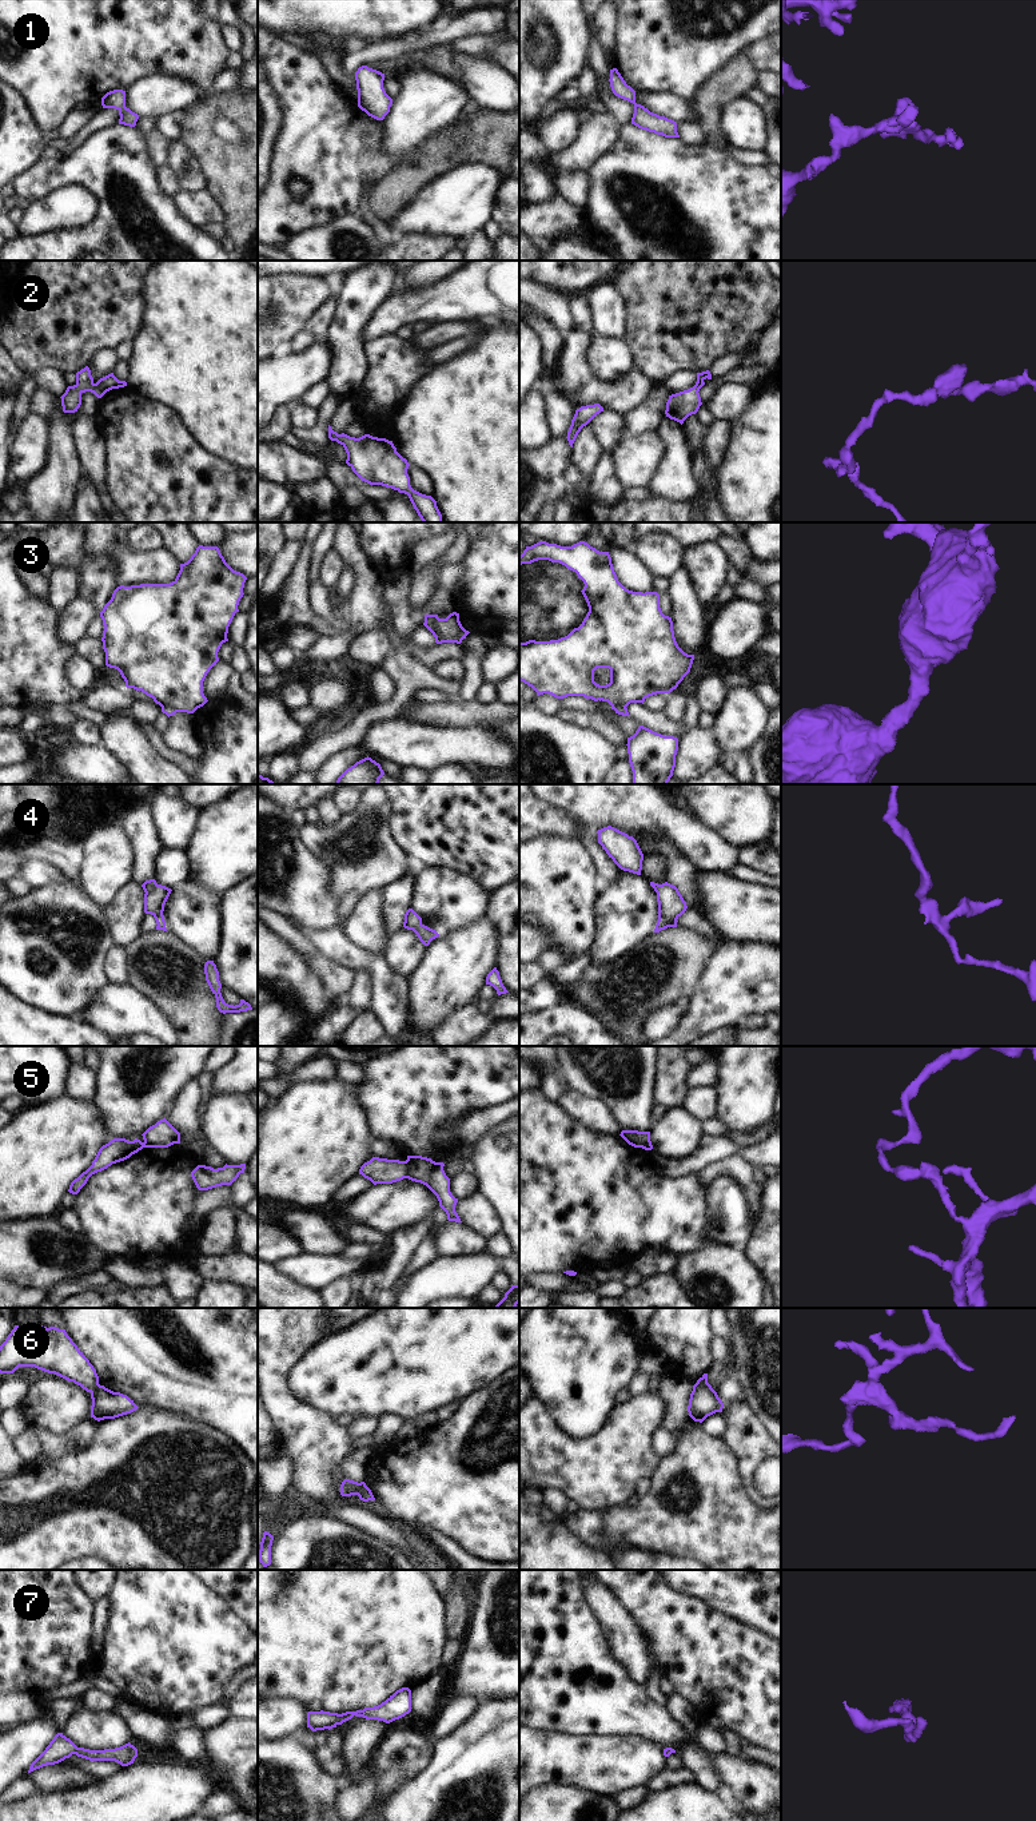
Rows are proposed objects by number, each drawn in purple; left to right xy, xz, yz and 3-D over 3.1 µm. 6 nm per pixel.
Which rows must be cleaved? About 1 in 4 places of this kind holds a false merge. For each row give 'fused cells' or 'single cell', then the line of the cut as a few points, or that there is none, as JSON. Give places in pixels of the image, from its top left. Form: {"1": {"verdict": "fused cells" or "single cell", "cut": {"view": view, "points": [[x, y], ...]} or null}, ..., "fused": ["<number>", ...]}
{"1": {"verdict": "single cell", "cut": null}, "2": {"verdict": "single cell", "cut": null}, "3": {"verdict": "fused cells", "cut": {"view": "xy", "points": [[162, 707], [170, 707], [176, 711]]}}, "4": {"verdict": "single cell", "cut": null}, "5": {"verdict": "fused cells", "cut": {"view": "xz", "points": [[406, 1160], [407, 1177]]}}, "6": {"verdict": "fused cells", "cut": {"view": "xz", "points": [[359, 1483], [355, 1494]]}}, "7": {"verdict": "single cell", "cut": null}, "fused": ["3", "5", "6"]}

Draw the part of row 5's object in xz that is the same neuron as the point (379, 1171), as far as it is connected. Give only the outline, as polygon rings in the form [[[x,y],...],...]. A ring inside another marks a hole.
[[[372,1157],[364,1162],[359,1174],[376,1184],[393,1184],[407,1178],[407,1161]]]

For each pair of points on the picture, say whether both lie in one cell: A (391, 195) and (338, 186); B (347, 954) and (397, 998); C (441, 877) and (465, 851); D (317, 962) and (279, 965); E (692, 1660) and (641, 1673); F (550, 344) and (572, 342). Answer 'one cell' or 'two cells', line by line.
A: two cells
B: one cell
C: two cells
D: two cells
E: two cells
F: two cells

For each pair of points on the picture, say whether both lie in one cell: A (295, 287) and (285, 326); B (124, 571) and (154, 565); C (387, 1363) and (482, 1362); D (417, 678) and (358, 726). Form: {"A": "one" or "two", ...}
{"A": "one", "B": "one", "C": "one", "D": "one"}

